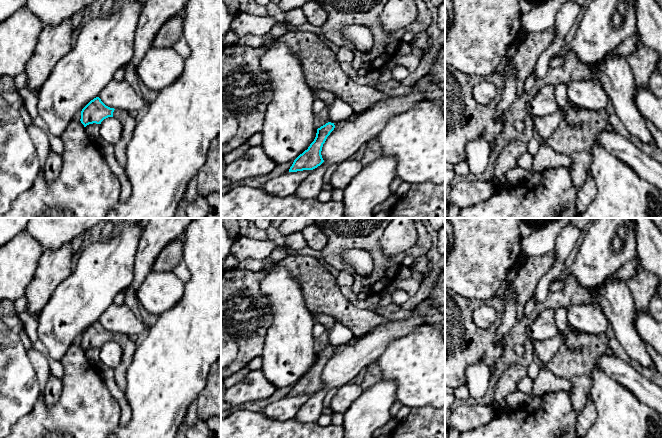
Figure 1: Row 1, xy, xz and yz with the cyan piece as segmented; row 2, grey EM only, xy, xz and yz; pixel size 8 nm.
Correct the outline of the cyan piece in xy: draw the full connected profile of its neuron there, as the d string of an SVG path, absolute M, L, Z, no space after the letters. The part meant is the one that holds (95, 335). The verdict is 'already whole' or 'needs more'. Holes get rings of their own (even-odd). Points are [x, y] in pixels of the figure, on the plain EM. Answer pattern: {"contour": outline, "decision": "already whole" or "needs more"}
{"contour": "M99 321L91 324L81 335L81 347L86 351L89 348L101 348L108 341L116 341L122 348L122 359L114 369L114 378L118 387L123 391L126 387L126 373L137 349L136 342L130 340L128 335L106 330Z", "decision": "needs more"}

